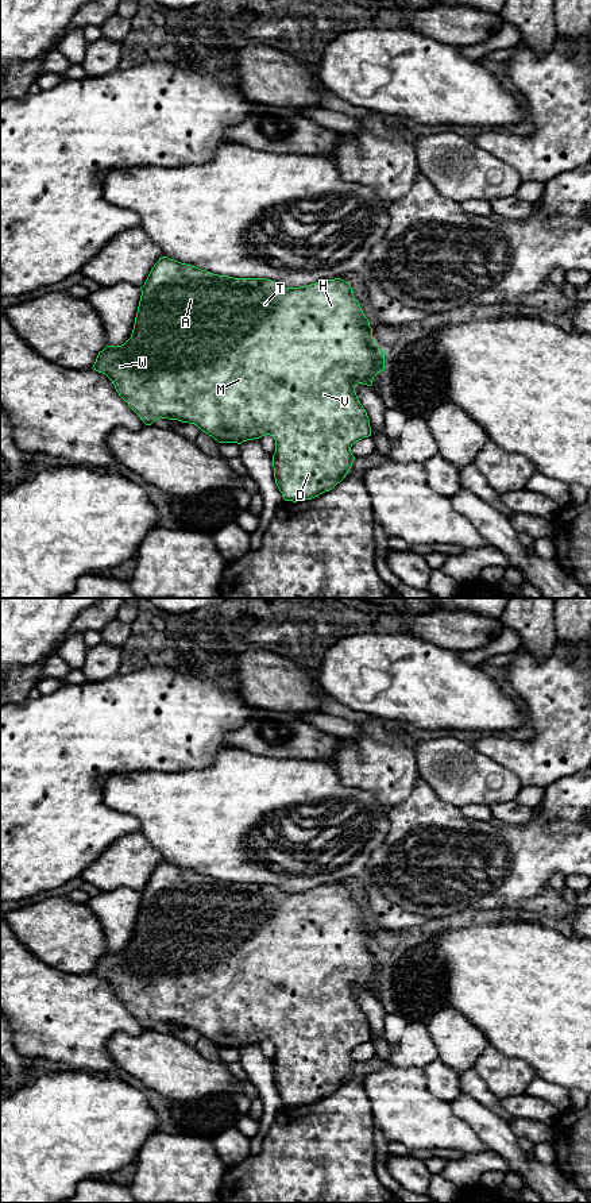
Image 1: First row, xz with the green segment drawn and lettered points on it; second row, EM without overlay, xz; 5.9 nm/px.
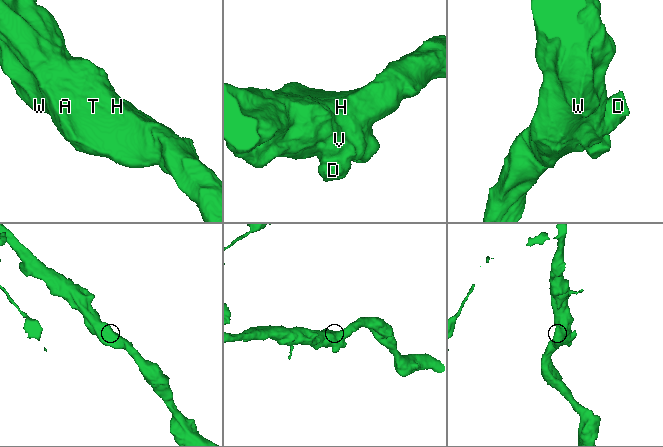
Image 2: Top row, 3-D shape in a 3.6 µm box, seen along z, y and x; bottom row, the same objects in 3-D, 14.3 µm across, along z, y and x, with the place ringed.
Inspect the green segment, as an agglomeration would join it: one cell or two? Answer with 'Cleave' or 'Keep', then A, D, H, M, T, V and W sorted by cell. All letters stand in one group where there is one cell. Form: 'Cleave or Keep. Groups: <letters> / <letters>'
Keep. Groups: A D H M T V W

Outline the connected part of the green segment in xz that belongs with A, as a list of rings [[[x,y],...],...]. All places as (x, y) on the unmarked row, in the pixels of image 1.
[[[162,861],[151,874],[140,895],[142,901],[131,942],[121,951],[107,951],[98,957],[92,973],[105,979],[112,986],[119,1000],[146,1030],[151,1030],[159,1022],[178,1025],[197,1030],[219,1048],[242,1049],[243,1046],[259,1044],[264,1040],[273,1041],[275,1045],[275,1057],[273,1060],[274,1083],[285,1106],[297,1107],[312,1104],[332,1095],[345,1083],[355,1065],[351,1052],[363,1042],[371,1041],[370,1023],[356,1000],[355,991],[358,988],[371,991],[374,982],[385,975],[385,957],[375,948],[370,926],[364,921],[348,887],[341,883],[335,883],[308,891],[286,892],[267,883],[219,880]]]

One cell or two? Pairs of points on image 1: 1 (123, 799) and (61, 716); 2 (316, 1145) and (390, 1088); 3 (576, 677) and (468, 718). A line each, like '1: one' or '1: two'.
1: two
2: two
3: two

